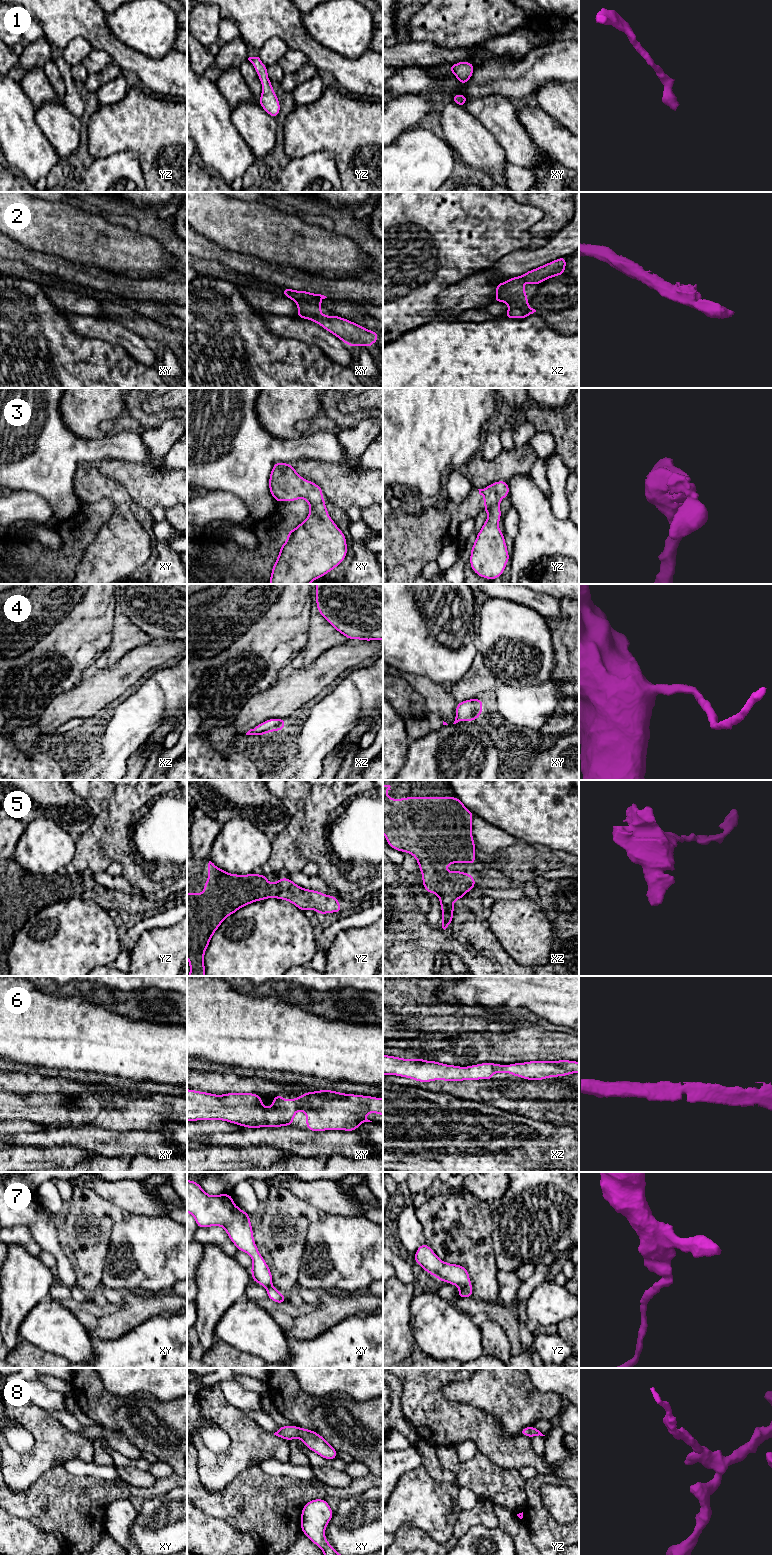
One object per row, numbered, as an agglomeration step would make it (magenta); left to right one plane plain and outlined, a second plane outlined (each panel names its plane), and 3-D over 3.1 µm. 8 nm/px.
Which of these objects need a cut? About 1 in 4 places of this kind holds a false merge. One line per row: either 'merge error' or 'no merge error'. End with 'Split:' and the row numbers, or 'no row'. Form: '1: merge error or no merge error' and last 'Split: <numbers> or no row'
1: no merge error
2: no merge error
3: no merge error
4: no merge error
5: no merge error
6: no merge error
7: no merge error
8: no merge error
Split: no row

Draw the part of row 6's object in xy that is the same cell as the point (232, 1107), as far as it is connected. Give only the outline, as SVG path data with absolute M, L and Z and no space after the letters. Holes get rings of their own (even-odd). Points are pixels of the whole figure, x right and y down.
M187 1089L187 1121L222 1120L246 1128L292 1126L296 1111L306 1113L306 1127L310 1131L344 1130L356 1131L364 1122L372 1122L364 1115L378 1113L383 1116L383 1098L344 1094L334 1090L305 1092L298 1098L286 1101L280 1094L272 1100L272 1108L266 1108L262 1098L255 1093L226 1093L215 1095Z

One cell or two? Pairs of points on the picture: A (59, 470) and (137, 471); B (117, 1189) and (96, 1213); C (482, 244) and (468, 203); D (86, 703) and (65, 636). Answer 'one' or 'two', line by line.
A: two
B: two
C: one
D: two

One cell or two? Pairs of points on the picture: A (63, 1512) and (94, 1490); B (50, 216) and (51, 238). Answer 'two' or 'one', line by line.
A: one
B: one

